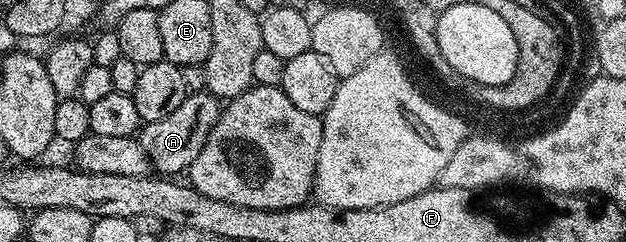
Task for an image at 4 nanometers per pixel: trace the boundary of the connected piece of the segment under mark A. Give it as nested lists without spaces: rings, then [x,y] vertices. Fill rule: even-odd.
[[[193,91],[185,96],[183,103],[179,103],[179,107],[175,107],[175,111],[171,111],[171,115],[167,115],[167,119],[148,122],[142,128],[139,134],[141,146],[149,157],[150,166],[158,174],[184,174],[188,170],[189,164],[195,159],[195,155],[199,155],[199,151],[203,151],[203,143],[207,143],[215,123],[220,119],[222,102],[208,91],[200,92]]]

